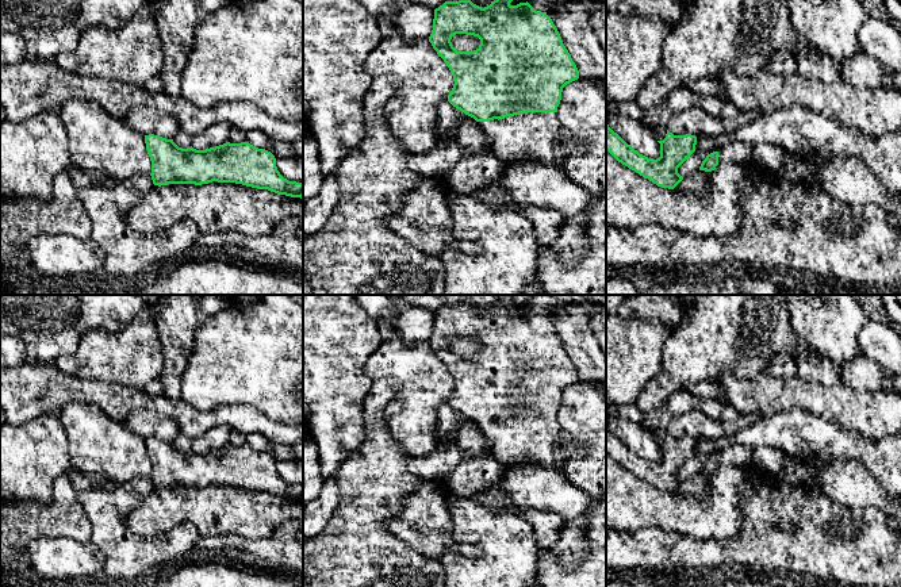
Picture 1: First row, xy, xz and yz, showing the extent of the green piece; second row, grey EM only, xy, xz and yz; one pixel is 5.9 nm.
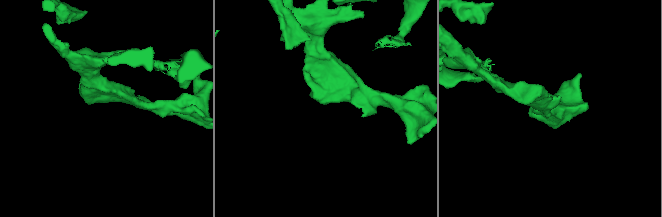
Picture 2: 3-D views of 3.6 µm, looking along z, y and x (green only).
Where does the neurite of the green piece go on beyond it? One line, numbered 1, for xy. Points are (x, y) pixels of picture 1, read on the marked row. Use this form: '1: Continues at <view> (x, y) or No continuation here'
1: No continuation here

